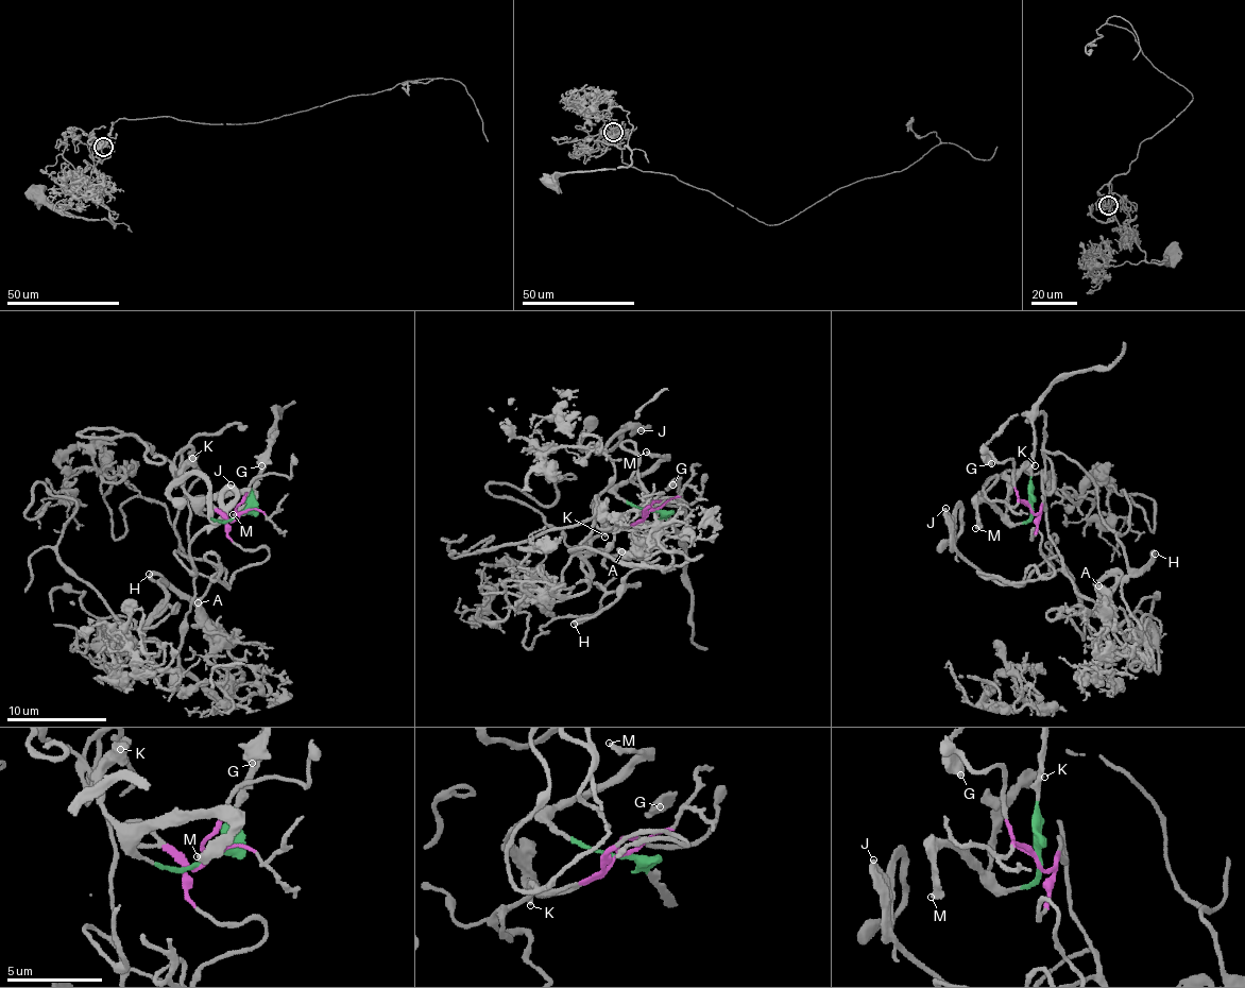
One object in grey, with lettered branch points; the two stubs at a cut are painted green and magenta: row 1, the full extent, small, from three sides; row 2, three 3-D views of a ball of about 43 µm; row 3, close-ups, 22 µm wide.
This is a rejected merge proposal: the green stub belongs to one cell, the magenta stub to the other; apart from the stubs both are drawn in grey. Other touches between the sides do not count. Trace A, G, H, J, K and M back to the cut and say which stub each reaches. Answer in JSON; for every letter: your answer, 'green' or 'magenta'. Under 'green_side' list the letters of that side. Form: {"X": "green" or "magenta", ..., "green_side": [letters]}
{"A": "magenta", "G": "green", "H": "magenta", "J": "magenta", "K": "green", "M": "green", "green_side": ["G", "K", "M"]}

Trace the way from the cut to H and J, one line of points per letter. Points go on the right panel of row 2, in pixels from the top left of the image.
H: (1033, 508), (1044, 506), (1044, 452), (1062, 453), (1097, 489), (1124, 557), (1138, 569), (1155, 555)
J: (1033, 508), (1047, 512), (1059, 558), (1012, 586), (977, 572), (954, 546), (944, 508)

